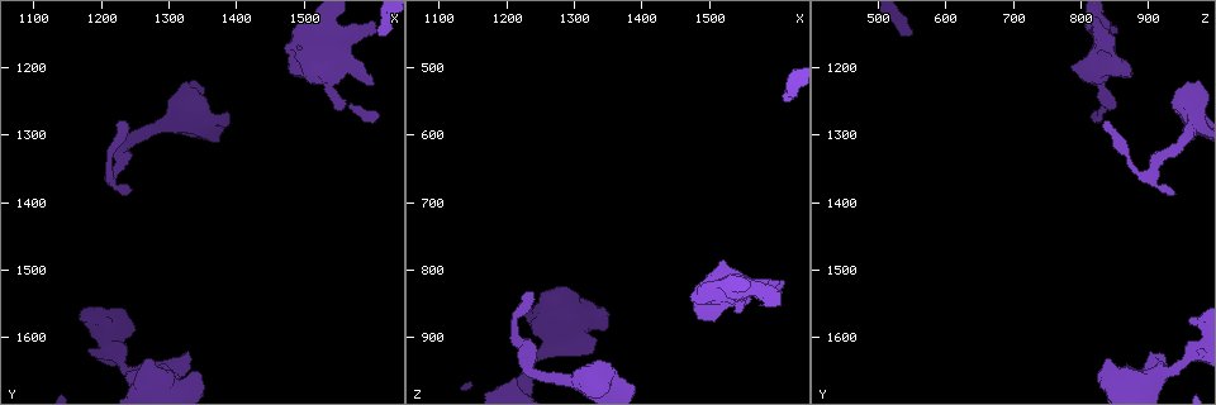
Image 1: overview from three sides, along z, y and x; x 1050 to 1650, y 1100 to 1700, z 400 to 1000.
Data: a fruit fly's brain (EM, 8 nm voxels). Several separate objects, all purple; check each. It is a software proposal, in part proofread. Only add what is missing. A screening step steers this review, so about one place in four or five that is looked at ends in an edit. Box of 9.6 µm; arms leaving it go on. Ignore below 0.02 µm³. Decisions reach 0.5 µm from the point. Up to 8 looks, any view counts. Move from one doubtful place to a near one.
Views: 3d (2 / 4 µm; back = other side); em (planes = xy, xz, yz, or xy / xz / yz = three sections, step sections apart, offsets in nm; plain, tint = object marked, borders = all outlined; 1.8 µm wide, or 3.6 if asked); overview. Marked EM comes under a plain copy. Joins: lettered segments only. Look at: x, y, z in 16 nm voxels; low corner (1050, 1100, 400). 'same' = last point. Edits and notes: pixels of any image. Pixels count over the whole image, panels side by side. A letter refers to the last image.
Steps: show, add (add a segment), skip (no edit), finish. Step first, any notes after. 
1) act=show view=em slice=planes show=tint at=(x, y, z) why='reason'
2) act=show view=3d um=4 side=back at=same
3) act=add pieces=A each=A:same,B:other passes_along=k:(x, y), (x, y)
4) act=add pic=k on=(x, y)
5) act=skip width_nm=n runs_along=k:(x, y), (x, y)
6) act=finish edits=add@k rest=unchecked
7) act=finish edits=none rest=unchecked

act=show view=em slice=planes show=borders at=(1605, 1150, 545) why='end of a long branch'

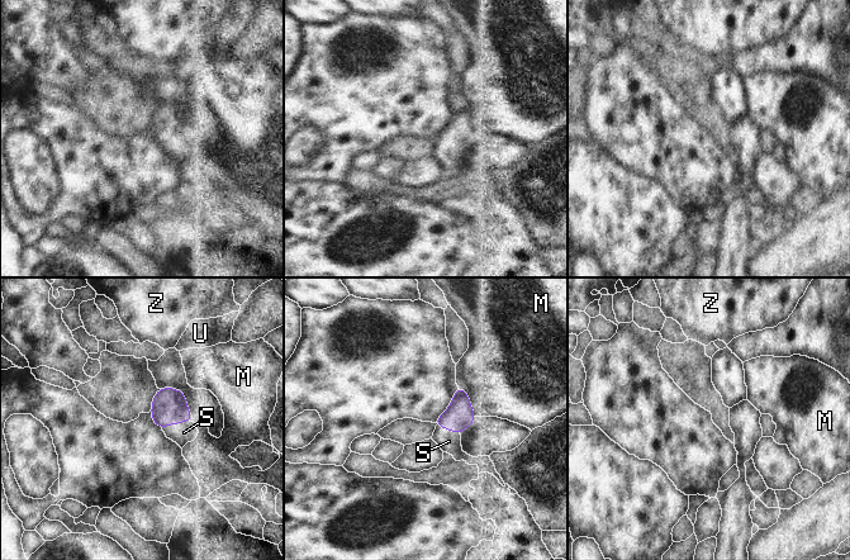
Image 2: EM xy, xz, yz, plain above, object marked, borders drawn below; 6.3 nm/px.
act=add pieces=S each=M:other,S:same,U:other,Z:other passes_along=2:(169, 407), (175, 423), (184, 432) found='it goes on there'

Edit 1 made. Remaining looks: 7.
act=show view=overview

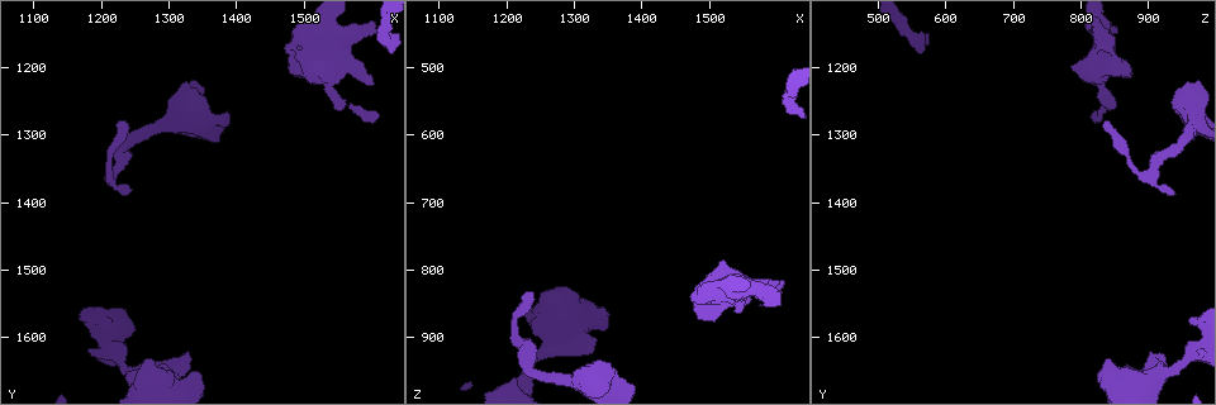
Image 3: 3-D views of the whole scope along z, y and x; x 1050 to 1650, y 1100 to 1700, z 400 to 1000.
act=show view=em um=3.6 slice=planes show=borders at=(1605, 1215, 815) why='branch stops here'

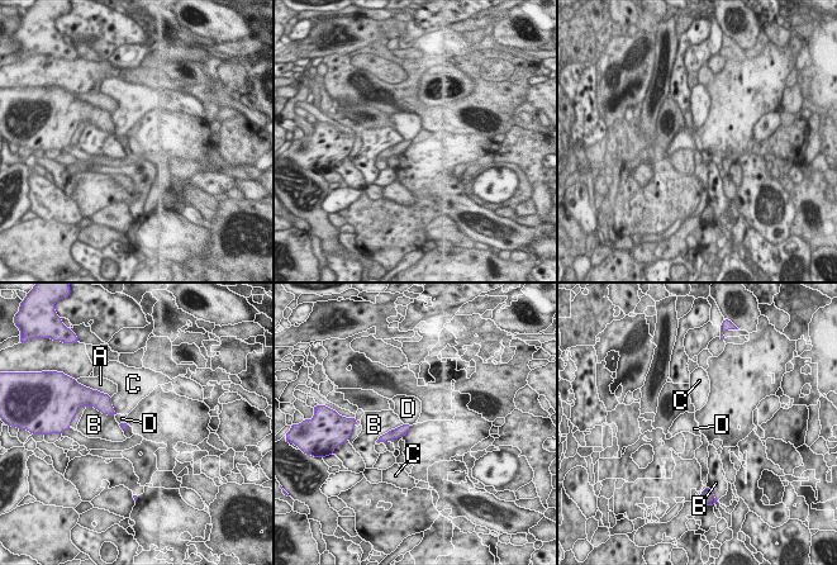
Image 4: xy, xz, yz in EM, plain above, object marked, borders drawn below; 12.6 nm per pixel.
act=skip each=A:other,B:other,C:other,D:other runs_along=4:(407, 427), (383, 438) found='none of them fits'

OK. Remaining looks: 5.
act=show view=3d um=4 at=(1475, 1180, 845) why='thick end'

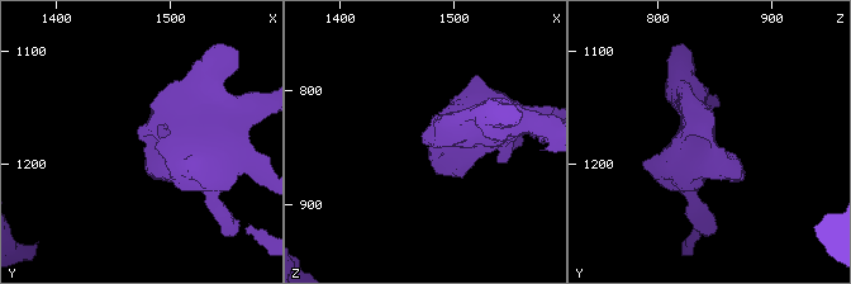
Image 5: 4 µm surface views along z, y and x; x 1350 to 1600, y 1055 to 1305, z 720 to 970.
act=show view=em slice=yz step=4 show=tint at=(1474, 1180, 846) why='shape alone is not enough'

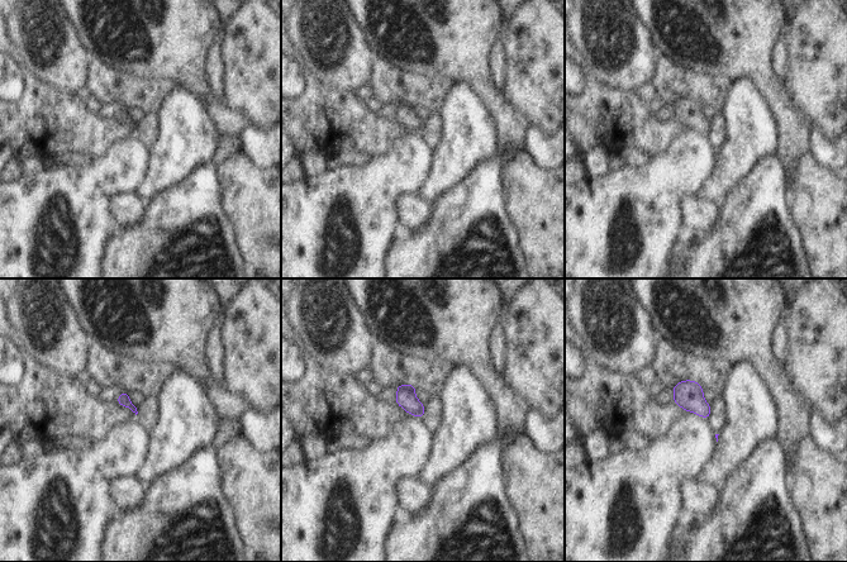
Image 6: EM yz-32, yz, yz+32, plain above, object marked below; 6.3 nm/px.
act=show view=em slice=planes show=borders at=same why='another direction'

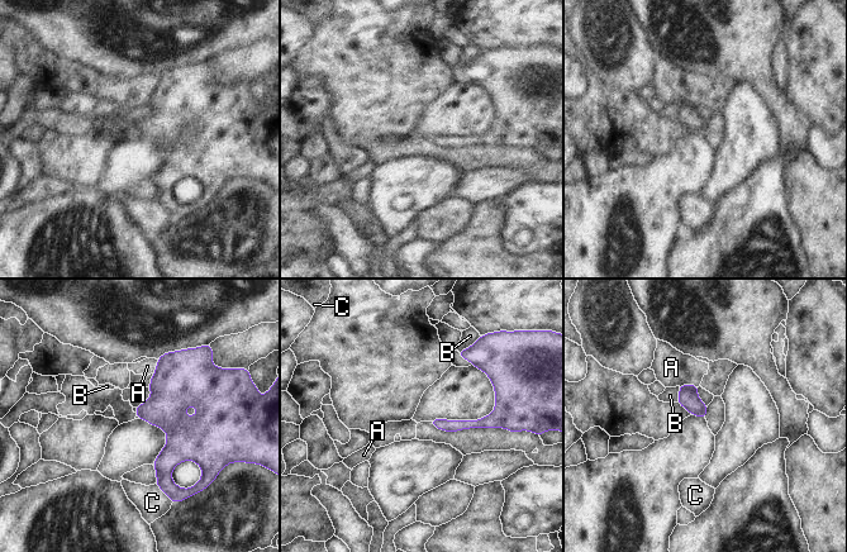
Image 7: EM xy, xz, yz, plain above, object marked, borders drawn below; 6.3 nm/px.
act=skip each=A:other,B:other,C:other runs_along=7:(175, 355), (170, 489) found='none of them fits'

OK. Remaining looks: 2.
act=finish edits=add@2 rest=unchecked

